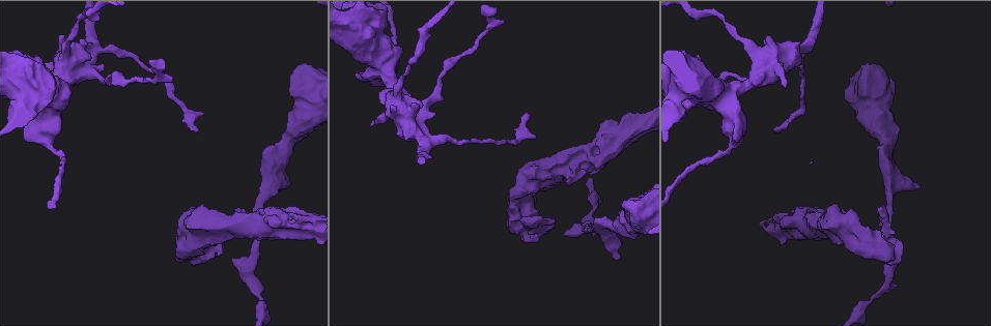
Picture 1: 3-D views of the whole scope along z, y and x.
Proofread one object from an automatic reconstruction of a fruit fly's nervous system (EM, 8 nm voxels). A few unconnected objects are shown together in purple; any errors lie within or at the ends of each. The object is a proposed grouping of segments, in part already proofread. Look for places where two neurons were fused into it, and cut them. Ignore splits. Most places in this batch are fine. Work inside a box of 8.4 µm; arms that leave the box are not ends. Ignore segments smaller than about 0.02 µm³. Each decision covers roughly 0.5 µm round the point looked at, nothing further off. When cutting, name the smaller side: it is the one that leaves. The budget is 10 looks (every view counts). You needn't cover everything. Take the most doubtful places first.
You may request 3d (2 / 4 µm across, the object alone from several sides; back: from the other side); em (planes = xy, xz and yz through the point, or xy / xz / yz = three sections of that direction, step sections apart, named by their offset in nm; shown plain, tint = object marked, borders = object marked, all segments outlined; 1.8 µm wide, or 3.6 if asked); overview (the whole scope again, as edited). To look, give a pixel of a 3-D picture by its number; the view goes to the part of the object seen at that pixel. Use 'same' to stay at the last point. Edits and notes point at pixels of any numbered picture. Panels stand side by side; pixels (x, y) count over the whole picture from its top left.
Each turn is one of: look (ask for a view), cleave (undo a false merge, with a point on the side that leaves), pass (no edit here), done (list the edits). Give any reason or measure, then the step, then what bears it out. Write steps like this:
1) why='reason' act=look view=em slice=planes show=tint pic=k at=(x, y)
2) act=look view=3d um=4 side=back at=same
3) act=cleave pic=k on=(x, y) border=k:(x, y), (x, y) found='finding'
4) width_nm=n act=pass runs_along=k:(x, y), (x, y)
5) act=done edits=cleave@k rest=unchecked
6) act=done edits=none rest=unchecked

why='narrows sharply' act=look view=em um=3.6 slice=planes show=tint pic=1 at=(62, 71)

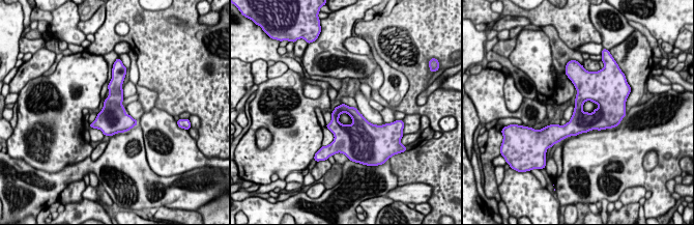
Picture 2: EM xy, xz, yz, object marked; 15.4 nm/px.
width_nm=160 act=pass runs_along=2:(577, 79), (578, 120), (565, 135) found='one neuron here'

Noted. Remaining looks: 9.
why='abrupt turn' act=look view=em um=3.6 slice=yz step=4 show=tint pic=1 at=(33, 90)

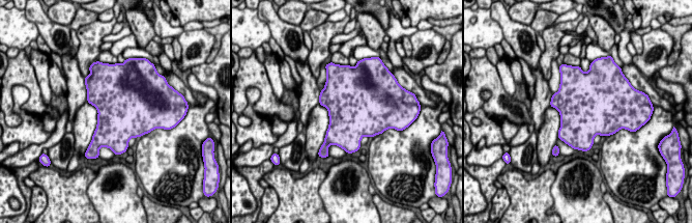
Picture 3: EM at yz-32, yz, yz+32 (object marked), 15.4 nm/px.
width_nm=850 act=pass found='continuous, no second neuron'

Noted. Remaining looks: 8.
why='abrupt turn' act=look view=3d um=2 pic=1 at=(208, 247)

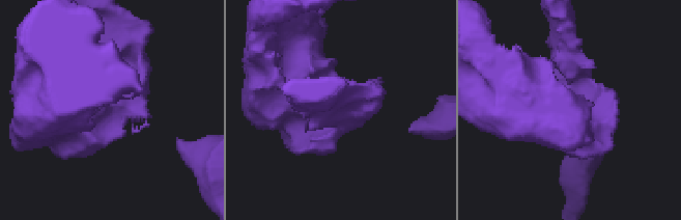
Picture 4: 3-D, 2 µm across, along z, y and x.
why='shape alone is not enough' act=look view=em slice=xz step=8 show=tint at=same

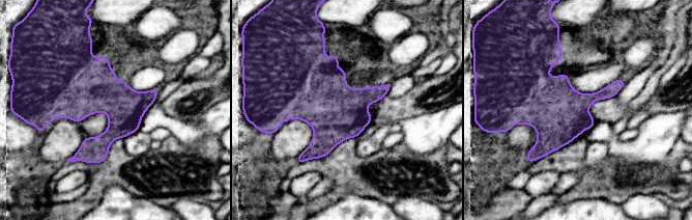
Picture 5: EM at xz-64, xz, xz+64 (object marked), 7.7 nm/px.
act=look view=em slice=planes show=tint at=same

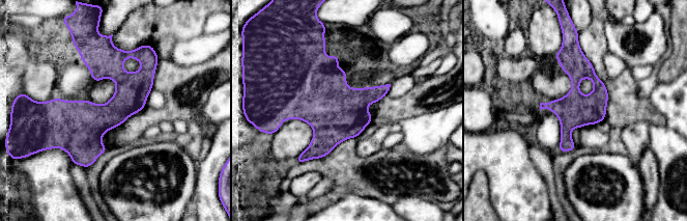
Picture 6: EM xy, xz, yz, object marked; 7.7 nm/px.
width_nm=260 act=pass runs_along=6:(574, 50), (574, 110), (562, 148) found='all the same neuron'

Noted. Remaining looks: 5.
why='arms part here' act=look view=em slice=planes show=tint pic=1 at=(240, 227)

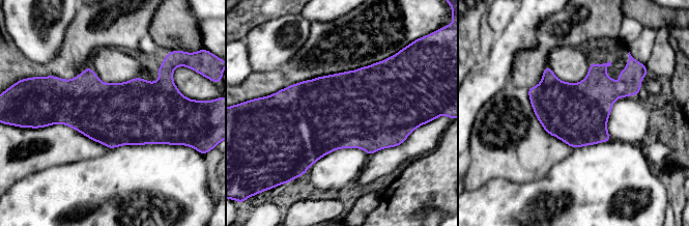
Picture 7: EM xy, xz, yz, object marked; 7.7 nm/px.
act=pass found='all the same neuron'

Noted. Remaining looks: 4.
act=done edits=none rest=unchecked

